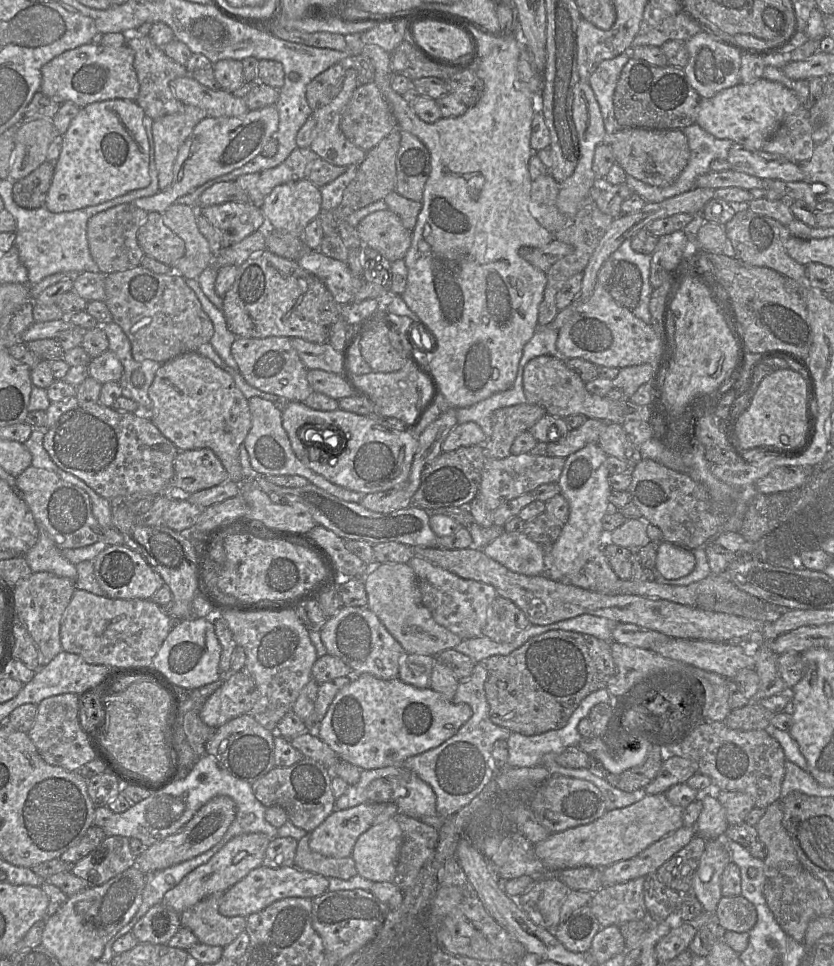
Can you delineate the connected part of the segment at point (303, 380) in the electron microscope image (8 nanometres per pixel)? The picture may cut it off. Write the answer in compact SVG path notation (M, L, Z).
M237 337L231 353L244 380L258 390L274 394L283 401L303 403L313 392L307 380L308 369L301 362L289 337Z

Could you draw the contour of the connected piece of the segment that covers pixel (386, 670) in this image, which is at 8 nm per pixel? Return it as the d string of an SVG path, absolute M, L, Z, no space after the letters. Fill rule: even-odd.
M343 606L327 619L320 636L328 654L343 660L354 675L370 674L383 680L398 678L399 659L407 653L367 606Z

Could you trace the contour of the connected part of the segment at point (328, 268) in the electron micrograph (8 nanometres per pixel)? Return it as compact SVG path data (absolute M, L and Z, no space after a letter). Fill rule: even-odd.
M311 251L297 260L299 266L319 278L340 306L353 302L362 287L363 277L356 277L347 262L327 257L320 251Z

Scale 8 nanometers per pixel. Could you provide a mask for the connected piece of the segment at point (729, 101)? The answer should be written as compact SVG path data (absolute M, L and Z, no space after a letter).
M759 79L750 84L740 83L720 91L709 99L700 99L696 123L718 139L728 139L749 149L762 149L786 116L802 105L796 94L779 82Z

